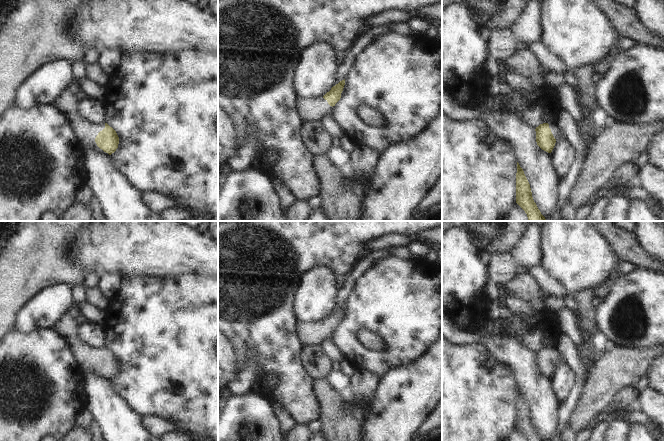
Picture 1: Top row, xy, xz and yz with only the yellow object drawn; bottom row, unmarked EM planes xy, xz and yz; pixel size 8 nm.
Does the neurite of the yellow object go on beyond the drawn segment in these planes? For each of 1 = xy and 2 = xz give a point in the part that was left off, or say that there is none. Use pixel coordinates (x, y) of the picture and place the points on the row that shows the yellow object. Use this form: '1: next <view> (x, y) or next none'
1: next xy (66, 102)
2: next xz (309, 109)

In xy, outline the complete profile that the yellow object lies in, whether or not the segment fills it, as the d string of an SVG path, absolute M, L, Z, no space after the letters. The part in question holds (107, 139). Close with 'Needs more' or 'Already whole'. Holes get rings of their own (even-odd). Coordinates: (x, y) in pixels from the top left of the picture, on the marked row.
M66 90L54 101L54 104L67 116L70 126L81 145L86 144L90 136L104 152L109 155L114 153L119 144L116 131L107 123L93 124L80 117L76 112L77 102L75 95Z. Needs more

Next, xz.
M345 79L333 86L323 97L315 99L296 99L296 106L303 123L321 121L323 116L331 114L335 104L340 100Z. Needs more

